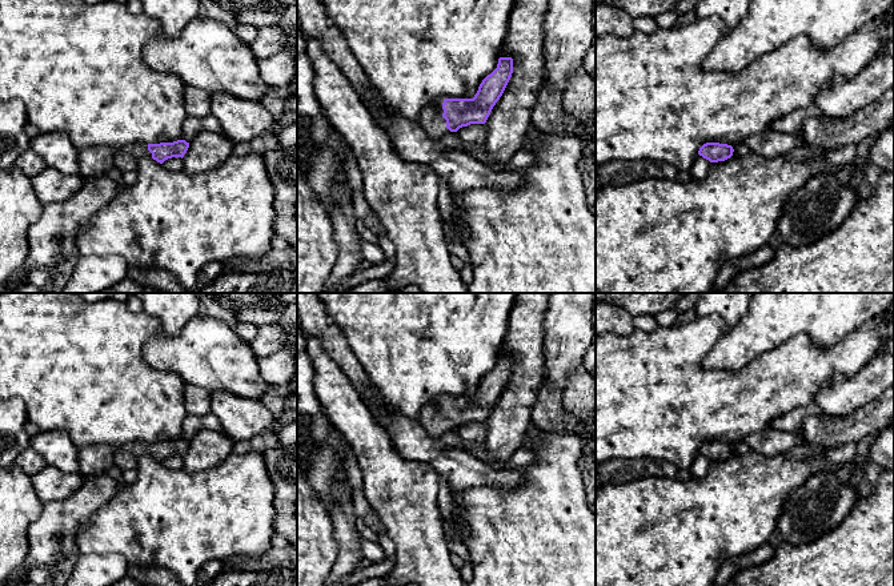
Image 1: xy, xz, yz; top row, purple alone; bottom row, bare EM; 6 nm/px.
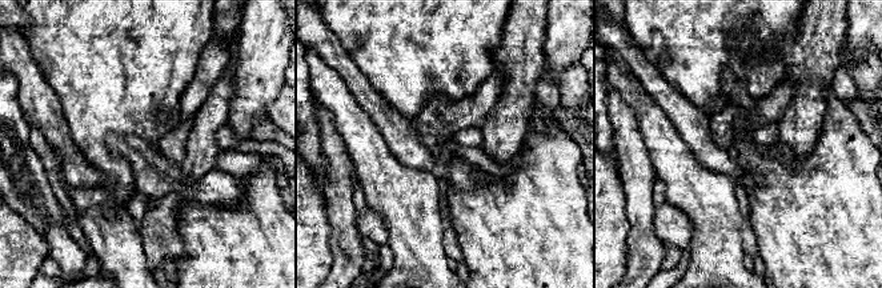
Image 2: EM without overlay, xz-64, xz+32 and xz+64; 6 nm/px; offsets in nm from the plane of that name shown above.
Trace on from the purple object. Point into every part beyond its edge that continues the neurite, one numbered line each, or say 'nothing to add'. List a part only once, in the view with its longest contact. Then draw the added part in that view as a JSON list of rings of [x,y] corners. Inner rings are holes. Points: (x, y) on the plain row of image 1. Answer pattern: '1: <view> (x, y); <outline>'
1: xz (431, 418); [[[444,396],[428,402],[420,414],[418,422],[425,429],[428,436],[432,440],[438,440],[441,436],[444,436],[449,428],[446,426],[446,418],[442,416],[444,408]]]

